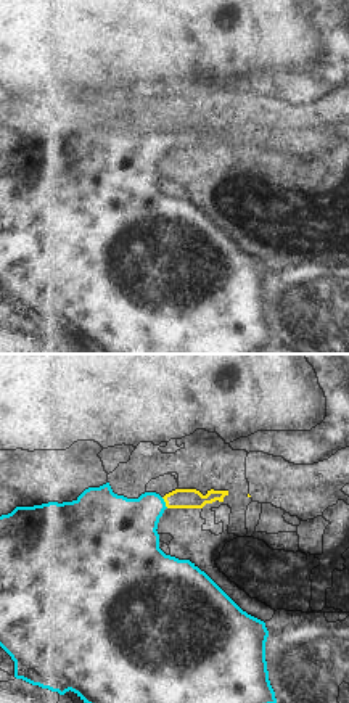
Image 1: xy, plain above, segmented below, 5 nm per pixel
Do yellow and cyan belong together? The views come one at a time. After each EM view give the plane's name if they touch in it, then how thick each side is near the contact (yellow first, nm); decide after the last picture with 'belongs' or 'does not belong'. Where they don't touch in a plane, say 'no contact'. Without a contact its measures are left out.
contact in xy; calibres 100 and 320 nm

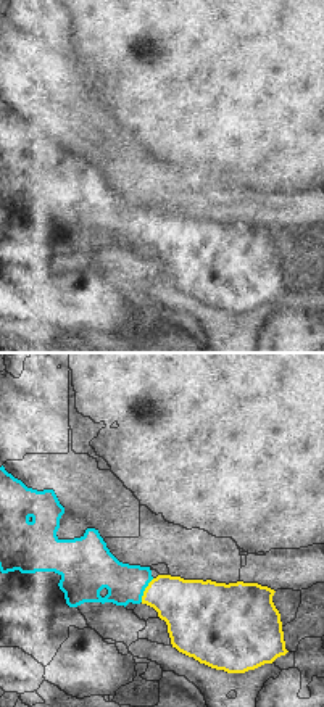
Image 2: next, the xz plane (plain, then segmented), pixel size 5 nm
contact in xz; calibres 280 and 190 nm

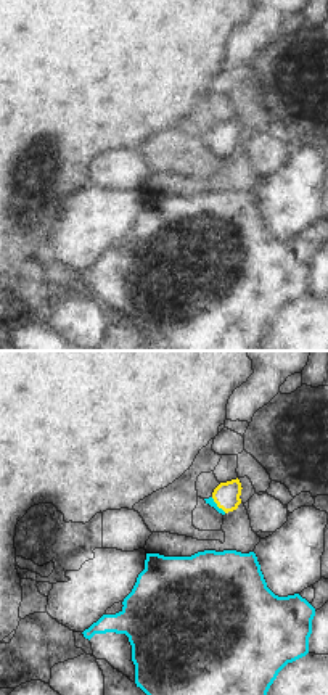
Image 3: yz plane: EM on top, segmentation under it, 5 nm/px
contact in yz; calibres 130 and 40 nm

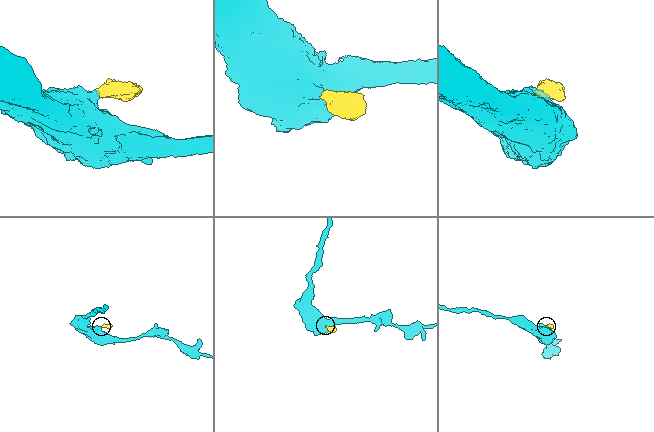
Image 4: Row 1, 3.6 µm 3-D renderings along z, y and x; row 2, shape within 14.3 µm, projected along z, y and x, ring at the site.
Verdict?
belongs

